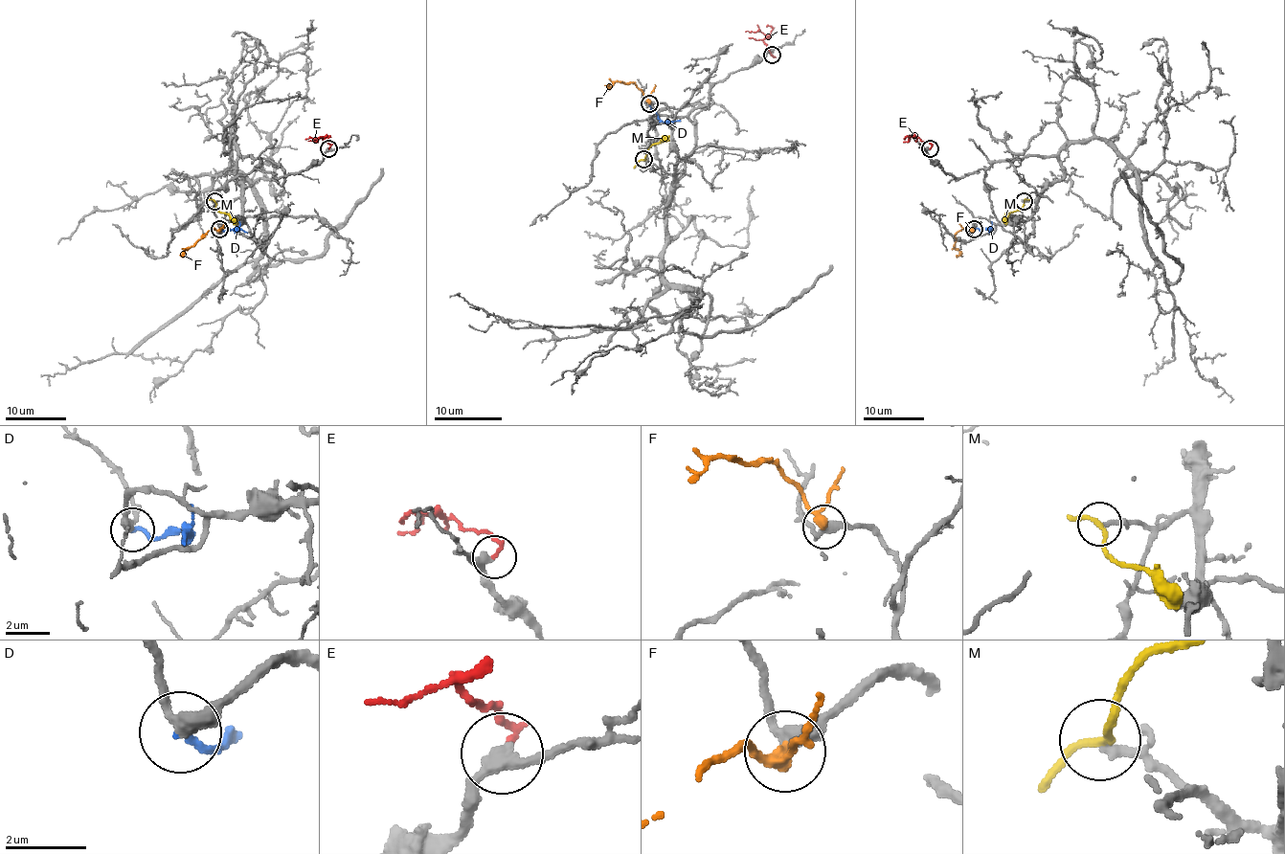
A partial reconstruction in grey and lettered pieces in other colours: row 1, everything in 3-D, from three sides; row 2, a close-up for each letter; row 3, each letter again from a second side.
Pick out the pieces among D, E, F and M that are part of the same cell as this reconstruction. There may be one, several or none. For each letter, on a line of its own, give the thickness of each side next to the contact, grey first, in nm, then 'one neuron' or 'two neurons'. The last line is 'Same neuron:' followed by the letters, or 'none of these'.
D: 320 nm thick on the grey side, 160 nm on the other; two neurons
E: 320 nm thick on the grey side, 170 nm on the other; one neuron
F: 320 nm thick on the grey side, 280 nm on the other; one neuron
M: 150 nm thick on the grey side, 180 nm on the other; two neurons
Same neuron: E, F

